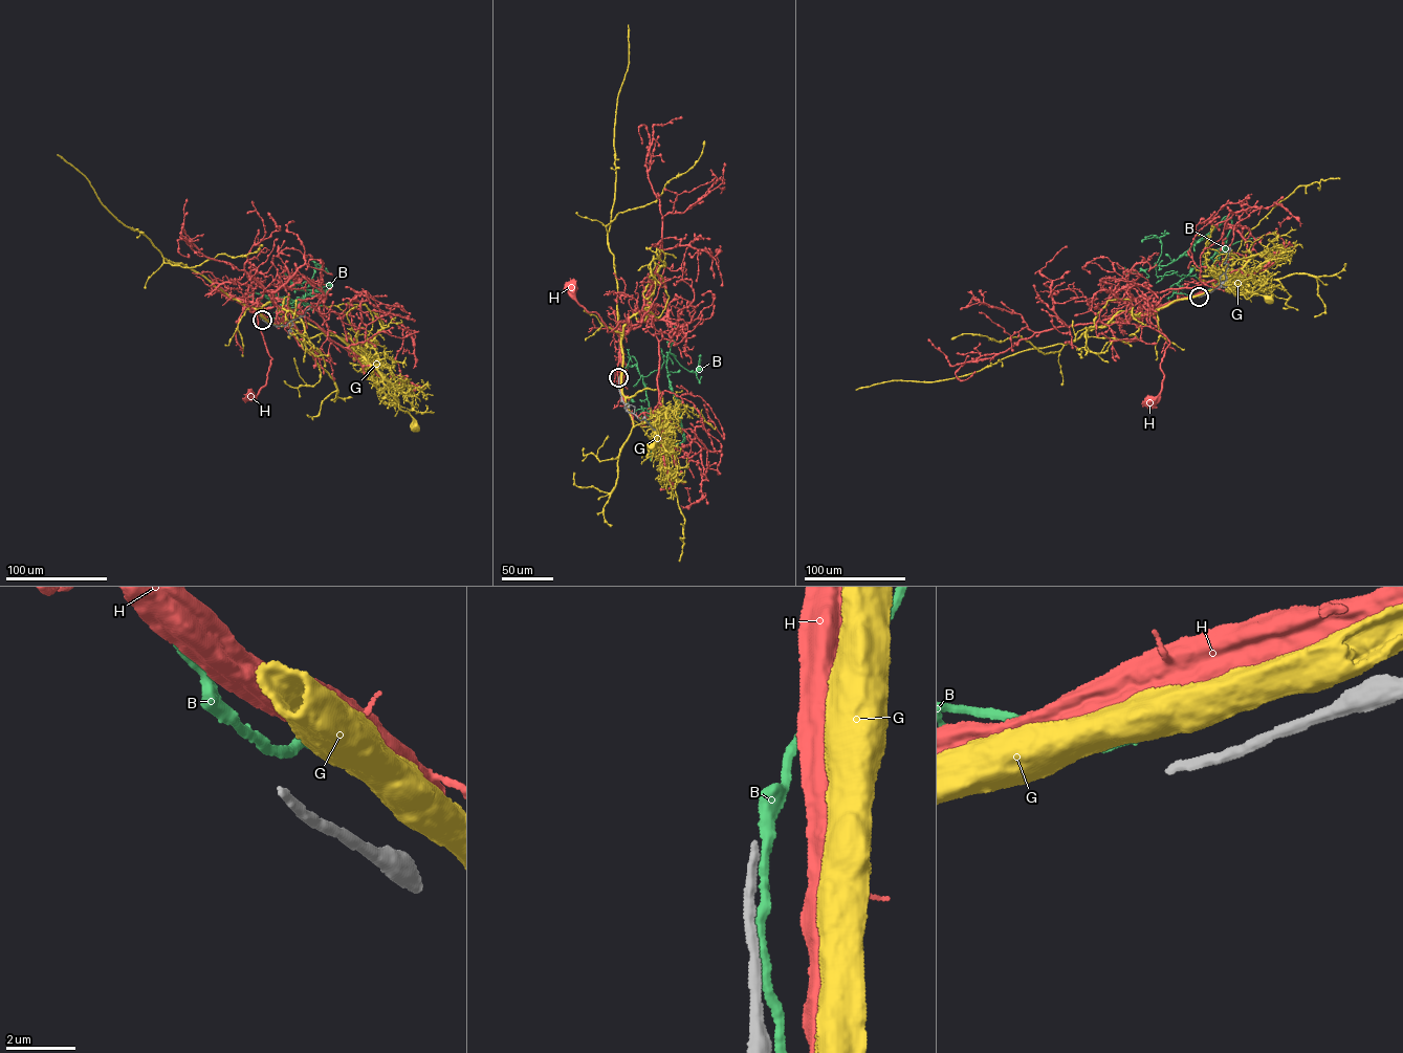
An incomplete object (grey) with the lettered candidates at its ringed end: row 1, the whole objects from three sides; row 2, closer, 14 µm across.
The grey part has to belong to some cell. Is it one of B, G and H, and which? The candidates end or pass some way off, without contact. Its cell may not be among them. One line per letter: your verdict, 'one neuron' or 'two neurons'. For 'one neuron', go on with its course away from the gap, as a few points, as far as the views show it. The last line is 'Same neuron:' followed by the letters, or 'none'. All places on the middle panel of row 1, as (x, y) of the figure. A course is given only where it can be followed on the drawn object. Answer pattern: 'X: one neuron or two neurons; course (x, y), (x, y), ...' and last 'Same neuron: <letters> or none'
B: two neurons
G: two neurons
H: two neurons
Same neuron: none

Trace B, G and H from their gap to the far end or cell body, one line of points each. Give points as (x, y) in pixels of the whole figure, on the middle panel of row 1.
B: (619, 378), (622, 400), (633, 414), (681, 442), (666, 360), (671, 353), (693, 372), (700, 354)
G: (620, 377), (627, 396), (650, 388), (661, 394), (663, 414), (666, 409), (656, 424), (658, 437), (652, 445)
H: (620, 378), (620, 338), (630, 326), (620, 322), (607, 331), (598, 314), (578, 304), (572, 288)

